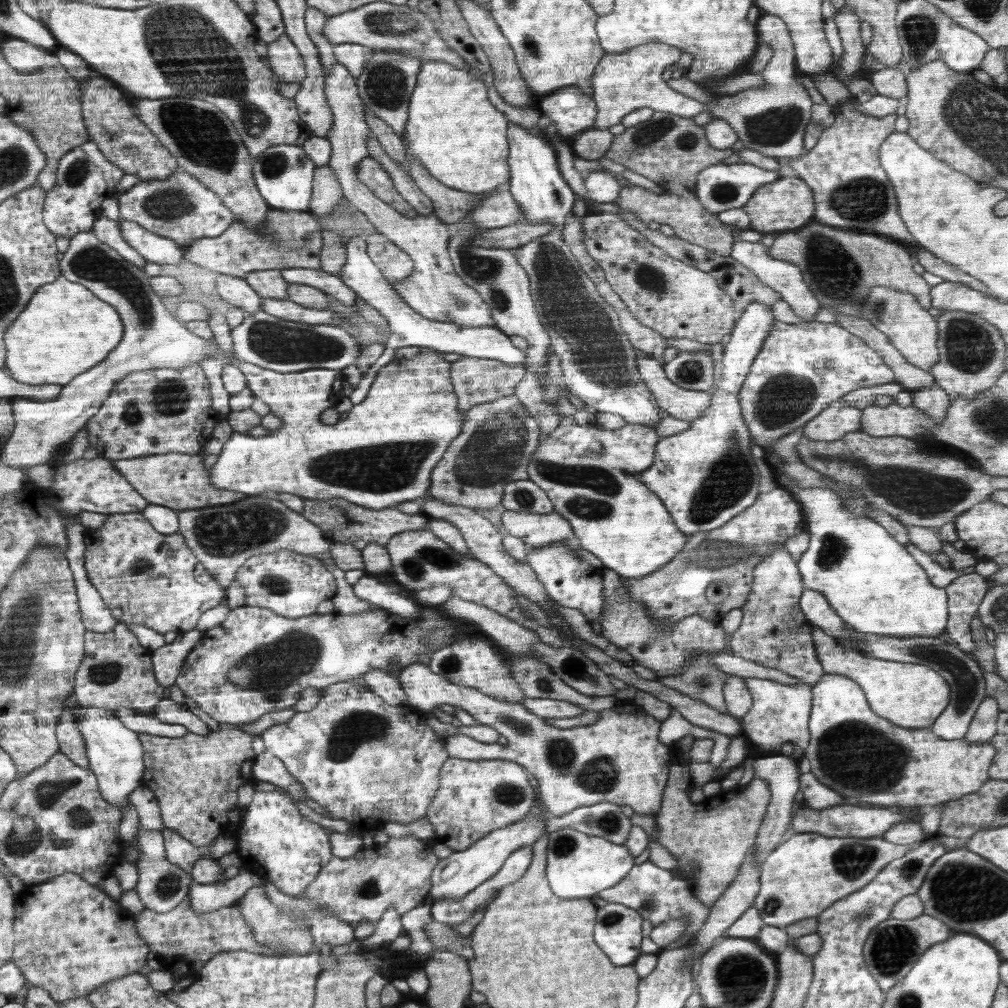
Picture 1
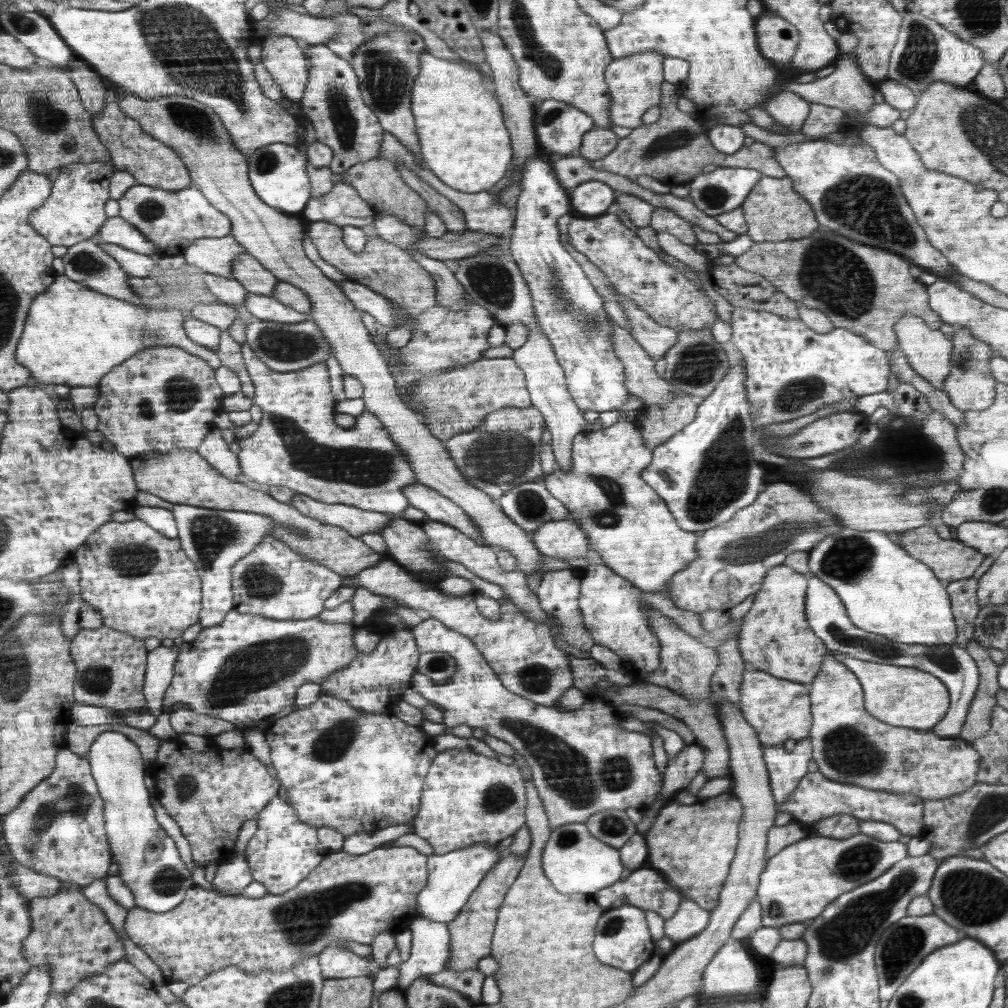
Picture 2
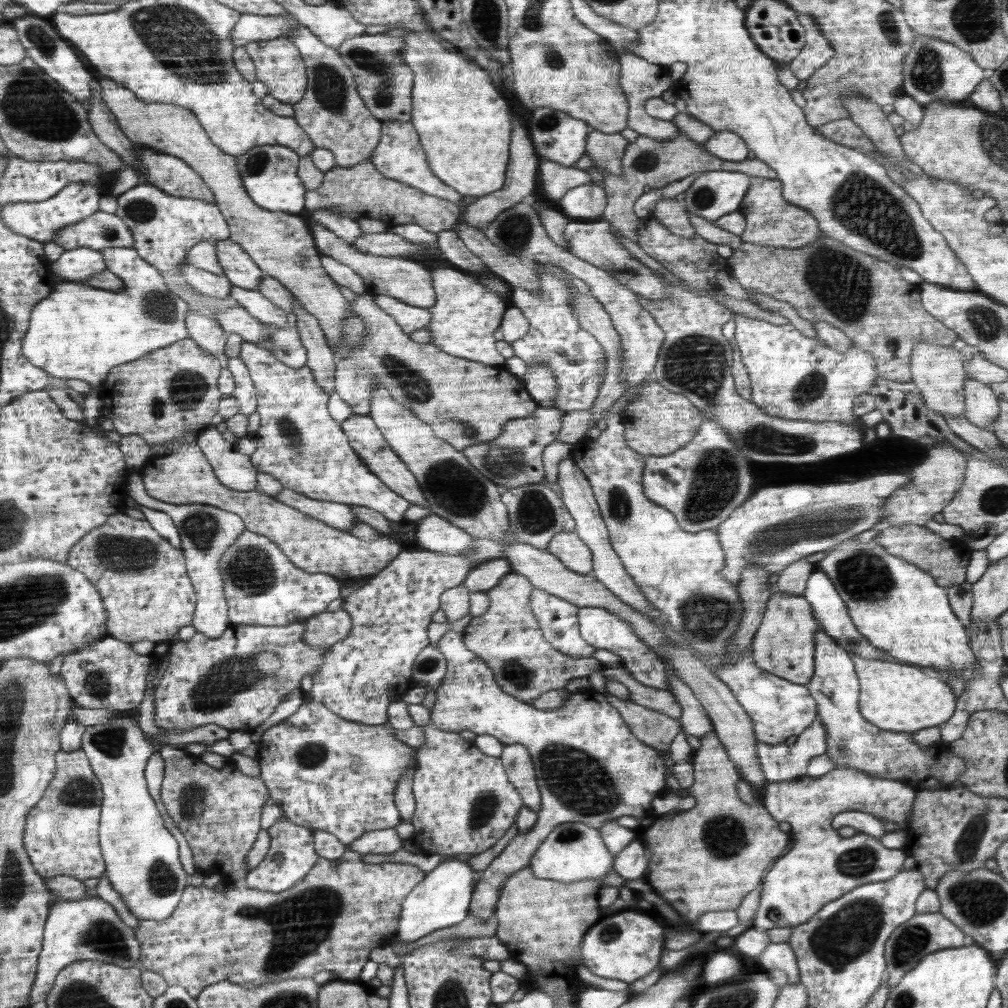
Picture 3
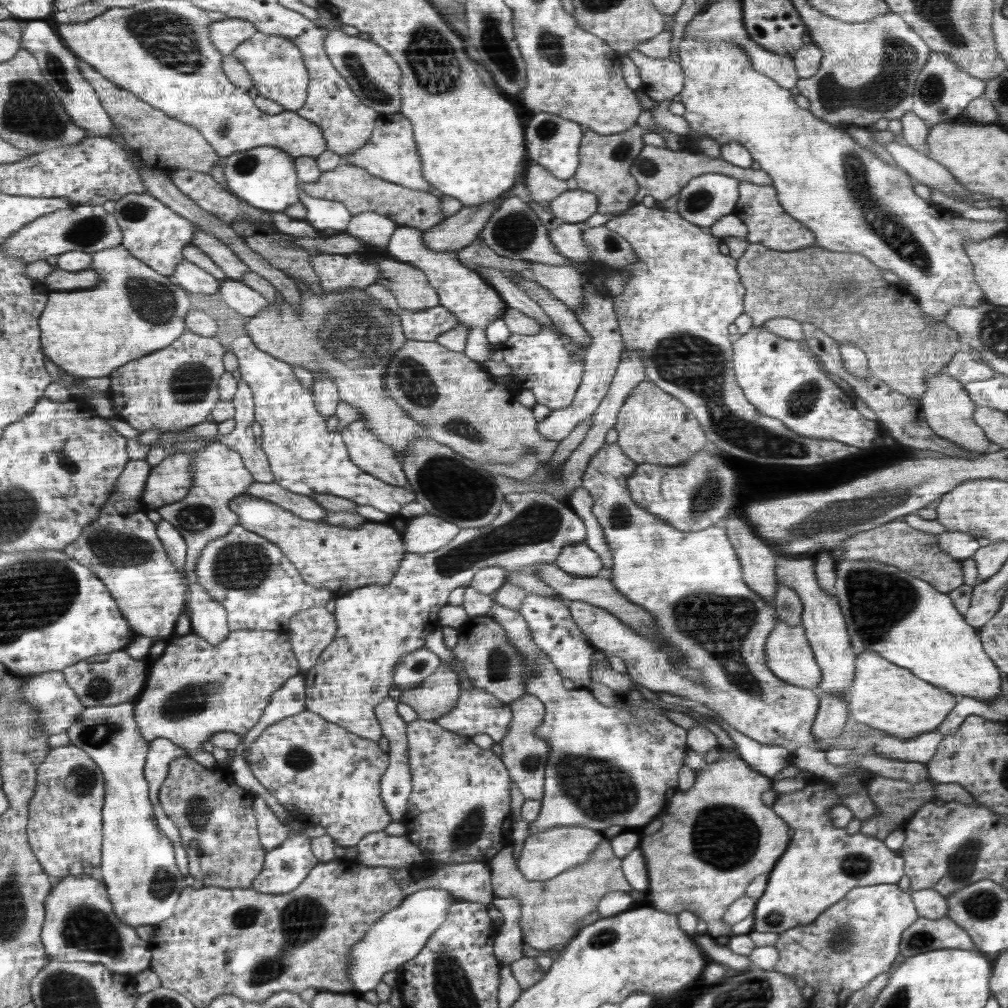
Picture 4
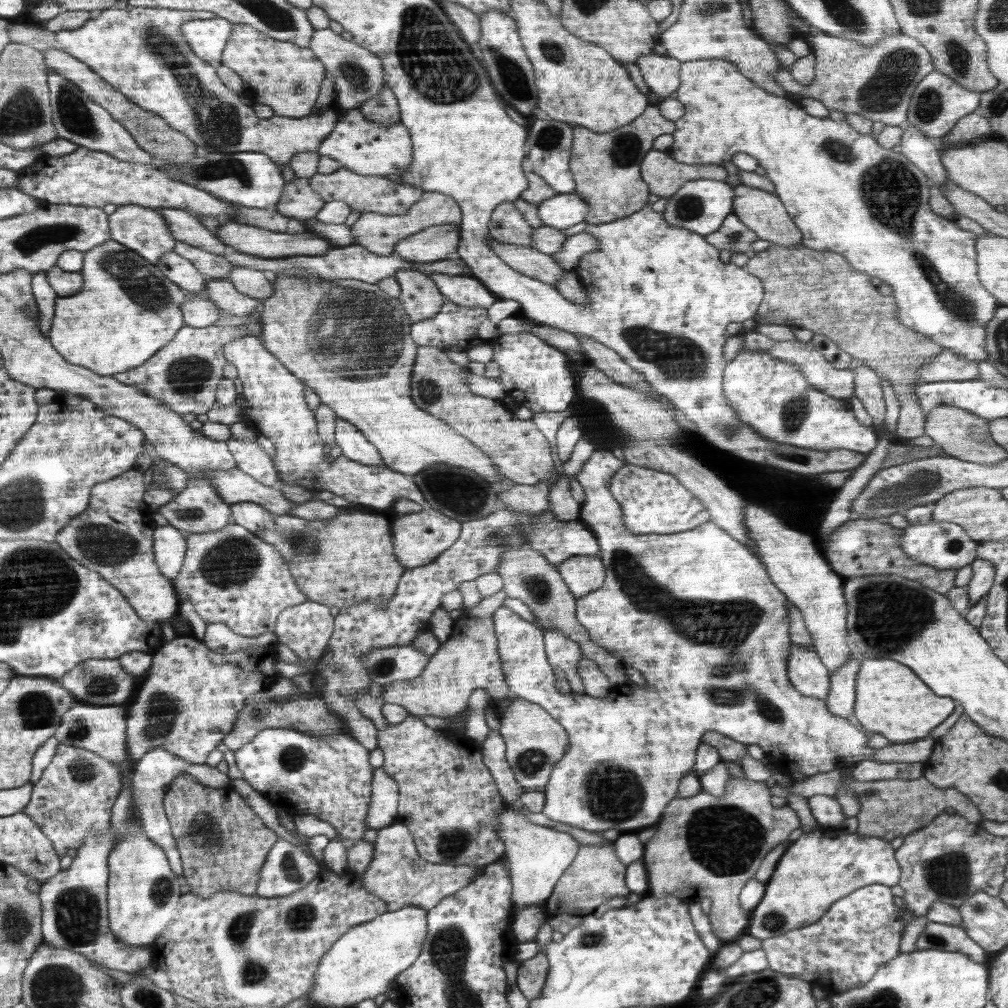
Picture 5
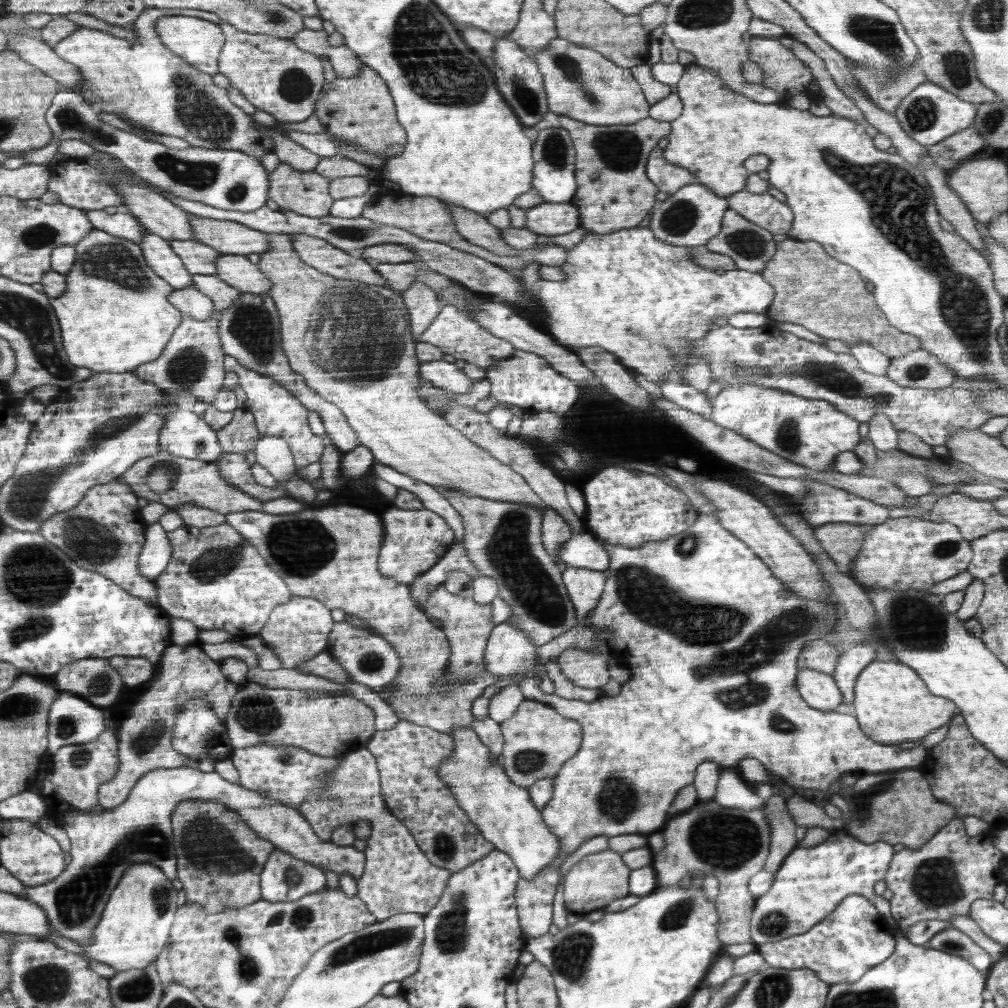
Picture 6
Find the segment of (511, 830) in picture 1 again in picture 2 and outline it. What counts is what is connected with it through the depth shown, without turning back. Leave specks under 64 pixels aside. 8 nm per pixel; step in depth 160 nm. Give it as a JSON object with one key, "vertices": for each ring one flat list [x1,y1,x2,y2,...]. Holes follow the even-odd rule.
{"vertices":[[478,843,465,849,451,850,441,855,430,855,427,860,428,878,426,886,417,896,417,915,448,924,466,904,469,896,476,890,482,879,501,859,502,854,490,843]]}

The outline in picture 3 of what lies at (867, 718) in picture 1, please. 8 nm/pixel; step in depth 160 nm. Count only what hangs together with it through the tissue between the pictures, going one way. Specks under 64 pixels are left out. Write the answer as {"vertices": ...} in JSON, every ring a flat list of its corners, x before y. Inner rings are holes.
{"vertices":[[817,622,817,631,814,635,815,669,810,682,806,684,809,694,817,703,818,719,826,729,826,755,838,768,855,768,876,778,898,780,910,785,915,791,942,790,958,784,959,776,967,769,967,764,962,758,954,758,948,746,943,741,936,742,934,746,922,748,912,740,913,733,885,731,862,718,858,708,859,681,851,654,835,643,824,631,823,626]]}

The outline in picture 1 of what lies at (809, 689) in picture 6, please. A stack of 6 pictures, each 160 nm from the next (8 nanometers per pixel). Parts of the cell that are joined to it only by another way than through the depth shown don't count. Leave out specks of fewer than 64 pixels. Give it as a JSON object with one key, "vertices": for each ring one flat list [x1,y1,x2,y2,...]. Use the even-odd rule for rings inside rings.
{"vertices":[[785,545,775,549,770,546,769,555,753,568,753,585,746,602,739,608,743,617,740,626,732,633,729,647,736,656,781,670,798,678,800,683,814,686,825,672,817,659,810,622,799,605,804,589,797,561]]}

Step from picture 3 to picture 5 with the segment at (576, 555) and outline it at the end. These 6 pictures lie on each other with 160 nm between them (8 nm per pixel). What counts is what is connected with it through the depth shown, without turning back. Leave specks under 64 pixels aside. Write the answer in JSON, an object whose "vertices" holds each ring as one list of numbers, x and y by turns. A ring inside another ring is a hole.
{"vertices":[[580,555,567,558,557,569,576,598,596,590,605,579,605,568,600,556]]}

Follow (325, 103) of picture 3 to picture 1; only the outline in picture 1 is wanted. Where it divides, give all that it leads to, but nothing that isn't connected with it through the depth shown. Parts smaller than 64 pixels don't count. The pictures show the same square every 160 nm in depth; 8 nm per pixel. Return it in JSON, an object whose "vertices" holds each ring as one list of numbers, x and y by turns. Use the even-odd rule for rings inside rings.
{"vertices":[[336,61,326,75,324,84,326,98,333,114,333,125,326,136,331,142,331,157,327,165,337,176,343,196,350,203,352,210,364,213,374,232,405,250,414,262,414,272,404,282,390,284,391,287,412,310,418,311,424,318,462,327,496,327,490,307,484,299,476,290,462,282,460,276,454,272,448,252,450,236,445,224,435,215,404,217,392,209,392,206,378,199,357,177,357,165,369,156,367,140,372,134,368,122,365,121,368,110,358,94,356,77,350,74,343,64]]}

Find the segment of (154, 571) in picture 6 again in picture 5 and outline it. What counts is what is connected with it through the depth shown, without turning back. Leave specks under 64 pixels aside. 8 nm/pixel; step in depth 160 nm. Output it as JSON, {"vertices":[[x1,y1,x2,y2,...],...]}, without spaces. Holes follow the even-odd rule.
{"vertices":[[169,524,157,526,152,537,152,551,160,573,171,581,176,580,185,561,185,535]]}

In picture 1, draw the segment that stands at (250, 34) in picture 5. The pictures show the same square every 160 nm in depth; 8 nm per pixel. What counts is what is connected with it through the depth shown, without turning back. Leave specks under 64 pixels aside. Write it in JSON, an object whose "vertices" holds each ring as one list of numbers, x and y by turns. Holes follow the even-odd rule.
{"vertices":[[283,34,277,41,268,43,267,57,282,82,302,83,307,77,305,59,288,35]]}

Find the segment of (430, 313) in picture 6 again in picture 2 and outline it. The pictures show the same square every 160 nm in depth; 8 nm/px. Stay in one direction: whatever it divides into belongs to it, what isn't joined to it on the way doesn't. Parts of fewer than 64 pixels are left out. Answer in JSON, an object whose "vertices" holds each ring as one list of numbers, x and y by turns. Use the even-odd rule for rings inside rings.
{"vertices":[[312,221,307,234,323,260,340,271,349,281,375,290,390,301,404,306,412,315,418,315,435,305,434,278,398,246,376,237,367,242,362,252,352,252,344,245,340,228,328,221]]}

